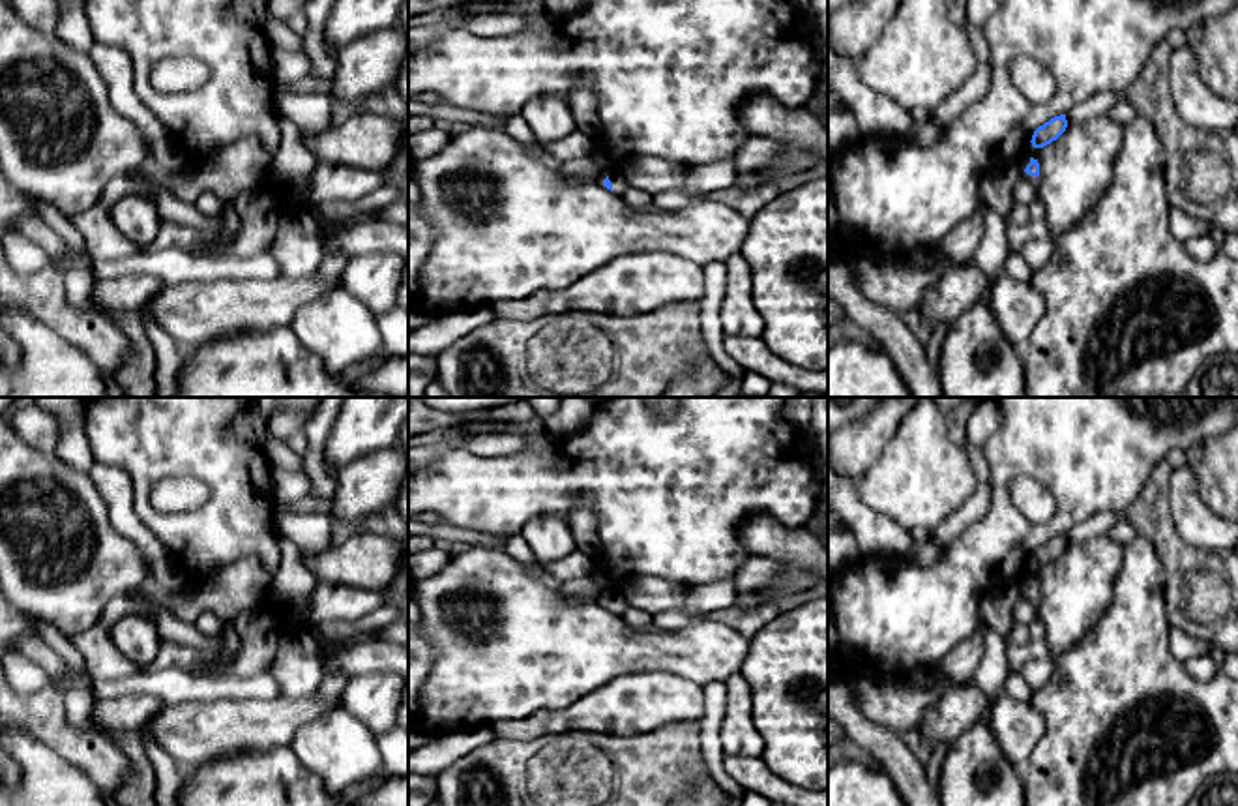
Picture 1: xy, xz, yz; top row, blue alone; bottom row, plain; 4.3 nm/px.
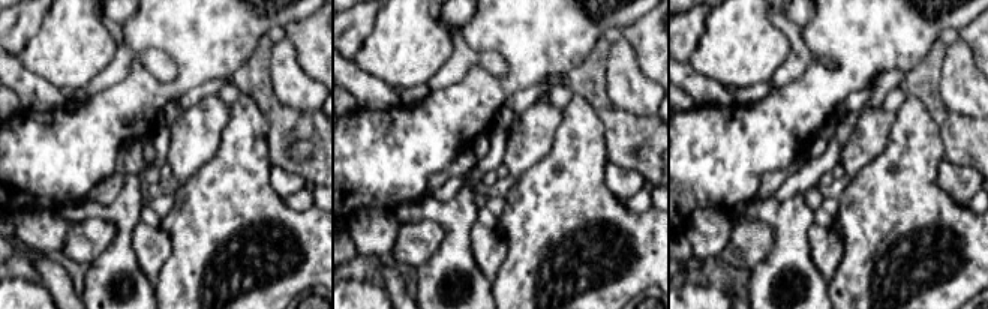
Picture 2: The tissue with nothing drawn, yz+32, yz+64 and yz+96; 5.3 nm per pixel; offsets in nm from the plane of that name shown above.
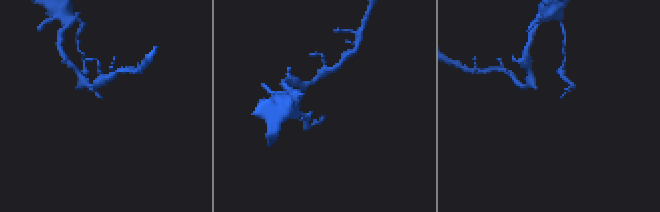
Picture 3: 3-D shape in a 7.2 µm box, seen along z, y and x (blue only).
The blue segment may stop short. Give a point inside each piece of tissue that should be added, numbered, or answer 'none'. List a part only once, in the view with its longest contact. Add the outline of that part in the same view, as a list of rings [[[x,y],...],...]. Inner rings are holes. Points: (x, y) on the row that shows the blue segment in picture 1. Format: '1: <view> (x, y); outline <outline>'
none

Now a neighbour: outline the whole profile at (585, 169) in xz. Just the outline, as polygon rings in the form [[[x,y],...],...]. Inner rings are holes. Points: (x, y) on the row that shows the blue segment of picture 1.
[[[582,157],[579,161],[567,163],[567,171],[571,174],[575,174],[577,178],[584,180],[584,182],[603,182],[607,178],[607,174],[603,172],[603,169],[592,161],[590,157]]]

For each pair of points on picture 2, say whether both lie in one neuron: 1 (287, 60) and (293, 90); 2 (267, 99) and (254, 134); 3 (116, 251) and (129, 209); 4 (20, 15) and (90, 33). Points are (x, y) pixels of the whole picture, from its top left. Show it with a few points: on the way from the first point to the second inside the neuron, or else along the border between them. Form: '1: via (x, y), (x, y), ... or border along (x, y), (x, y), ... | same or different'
1: via (287, 68), (290, 83) | same
2: border along (242, 93), (254, 101), (267, 123), (269, 147) | different
3: via (123, 240), (125, 219) | same
4: border along (45, 15), (36, 33), (21, 50) | different

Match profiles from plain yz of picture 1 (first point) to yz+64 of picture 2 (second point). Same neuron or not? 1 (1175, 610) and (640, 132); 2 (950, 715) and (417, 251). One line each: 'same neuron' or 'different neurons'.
1: same neuron
2: same neuron

